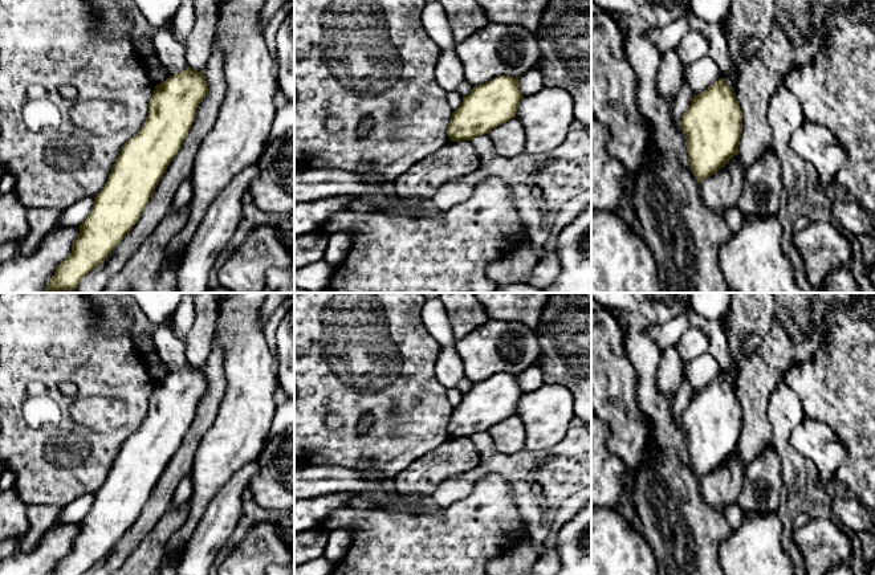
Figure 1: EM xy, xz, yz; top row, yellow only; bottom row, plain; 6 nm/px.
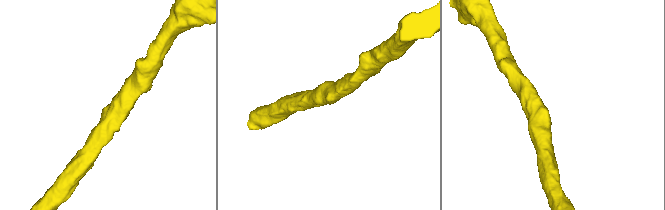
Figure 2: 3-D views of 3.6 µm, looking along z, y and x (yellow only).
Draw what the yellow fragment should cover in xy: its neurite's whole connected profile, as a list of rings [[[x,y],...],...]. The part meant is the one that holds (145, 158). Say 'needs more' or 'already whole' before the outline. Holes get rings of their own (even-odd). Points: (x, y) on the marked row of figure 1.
already whole | [[[190,66],[155,86],[145,125],[123,144],[106,184],[94,197],[91,212],[80,224],[80,233],[72,245],[70,254],[57,266],[54,276],[48,281],[48,293],[76,291],[80,281],[102,264],[138,223],[159,180],[191,131],[198,107],[207,93],[208,83],[204,69],[194,72]]]

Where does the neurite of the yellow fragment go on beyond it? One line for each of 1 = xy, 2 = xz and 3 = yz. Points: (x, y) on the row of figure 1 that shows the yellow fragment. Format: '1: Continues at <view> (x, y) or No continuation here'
1: No continuation here
2: No continuation here
3: No continuation here

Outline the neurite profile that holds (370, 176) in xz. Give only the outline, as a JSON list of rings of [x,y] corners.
[[[358,170],[354,174],[358,175],[370,187],[380,188],[383,191],[392,191],[394,188],[392,183],[383,180],[374,170]]]

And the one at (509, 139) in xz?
[[[517,118],[501,123],[498,127],[488,132],[495,151],[504,158],[513,158],[525,152],[526,134],[525,129]]]

